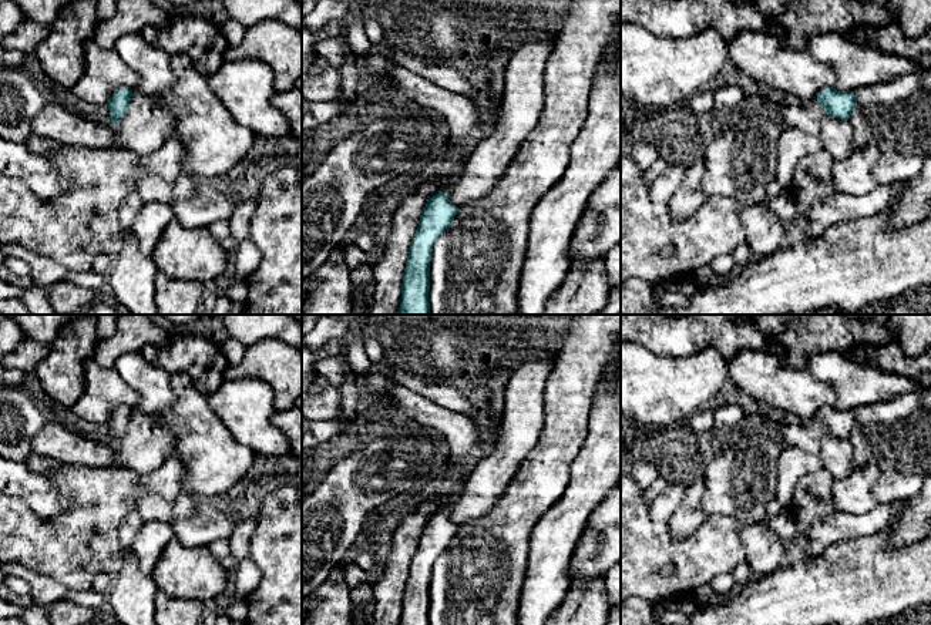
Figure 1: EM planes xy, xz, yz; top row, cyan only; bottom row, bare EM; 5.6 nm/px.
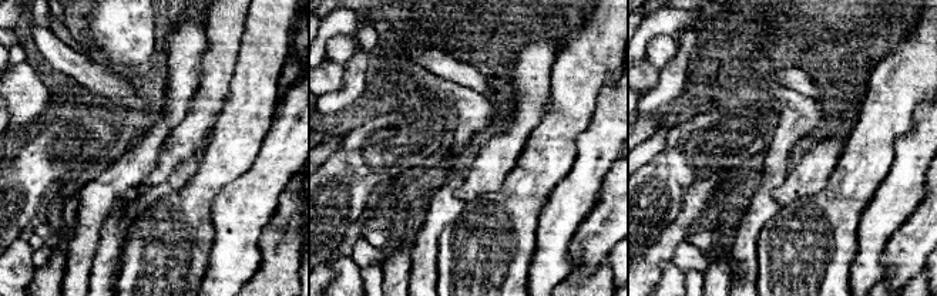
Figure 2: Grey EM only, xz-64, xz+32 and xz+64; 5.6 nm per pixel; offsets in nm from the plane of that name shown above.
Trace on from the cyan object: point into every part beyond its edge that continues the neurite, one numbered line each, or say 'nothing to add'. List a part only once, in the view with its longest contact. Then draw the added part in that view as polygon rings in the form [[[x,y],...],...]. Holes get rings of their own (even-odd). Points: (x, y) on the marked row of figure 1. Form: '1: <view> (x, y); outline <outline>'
1: yz (807, 116); outline [[[817,97],[811,101],[801,101],[800,105],[782,103],[774,108],[773,114],[779,117],[784,127],[800,128],[811,135],[820,134],[823,112]]]

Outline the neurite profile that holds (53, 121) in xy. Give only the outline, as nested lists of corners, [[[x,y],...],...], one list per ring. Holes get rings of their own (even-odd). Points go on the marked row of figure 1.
[[[48,98],[31,124],[33,135],[51,138],[67,145],[85,148],[118,148],[115,130],[70,112]]]

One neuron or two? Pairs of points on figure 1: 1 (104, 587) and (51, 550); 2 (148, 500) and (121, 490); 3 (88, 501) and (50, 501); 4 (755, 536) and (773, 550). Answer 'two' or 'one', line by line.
1: two
2: two
3: two
4: one

